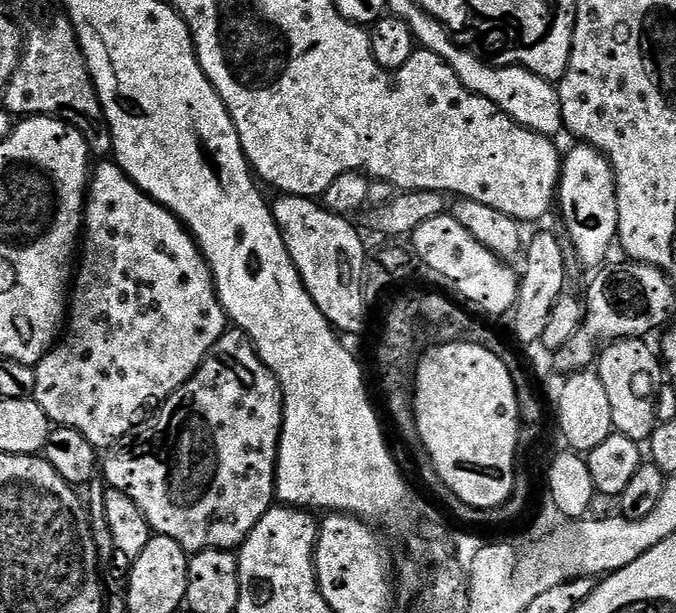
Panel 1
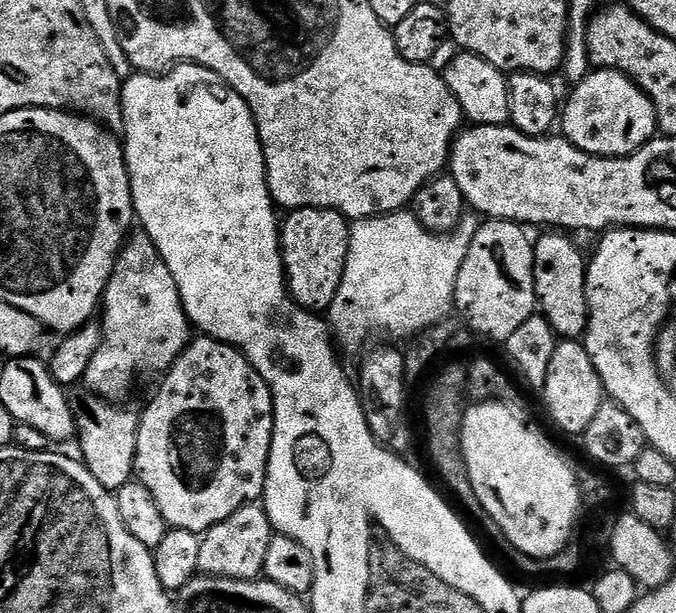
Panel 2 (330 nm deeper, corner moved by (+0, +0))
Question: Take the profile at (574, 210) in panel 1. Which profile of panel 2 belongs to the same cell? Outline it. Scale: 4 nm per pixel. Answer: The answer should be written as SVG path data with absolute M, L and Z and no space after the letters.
M609 68L592 70L573 88L572 97L562 104L562 135L578 150L605 158L633 156L657 135L656 107L626 74Z

